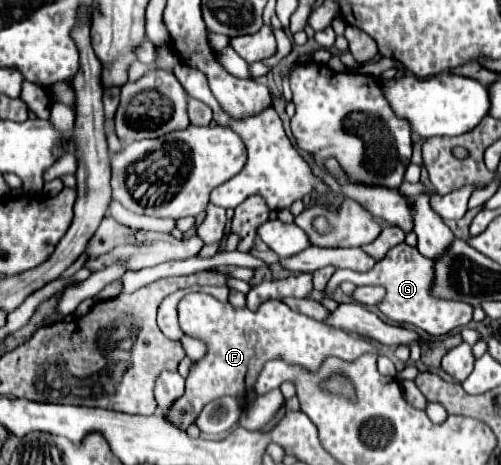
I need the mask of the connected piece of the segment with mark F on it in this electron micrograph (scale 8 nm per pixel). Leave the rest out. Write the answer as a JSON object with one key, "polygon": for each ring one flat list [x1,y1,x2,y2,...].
{"polygon":[[195,292,187,294,179,302,177,310,185,336,197,338,207,346,205,356,195,360,187,374,185,394,171,404,171,410,165,416,165,420,179,426,179,430,187,430,191,424,195,424,203,406,215,398,231,396,241,404,241,408,247,408,251,402,255,402,255,396,259,396,255,392,255,382,269,360,283,360,291,366,315,372,329,356,337,356,345,362,353,362,363,354,381,356,379,348,369,340,307,318,279,300,265,300,253,312,247,306,235,308,231,302,221,302,209,294]]}

